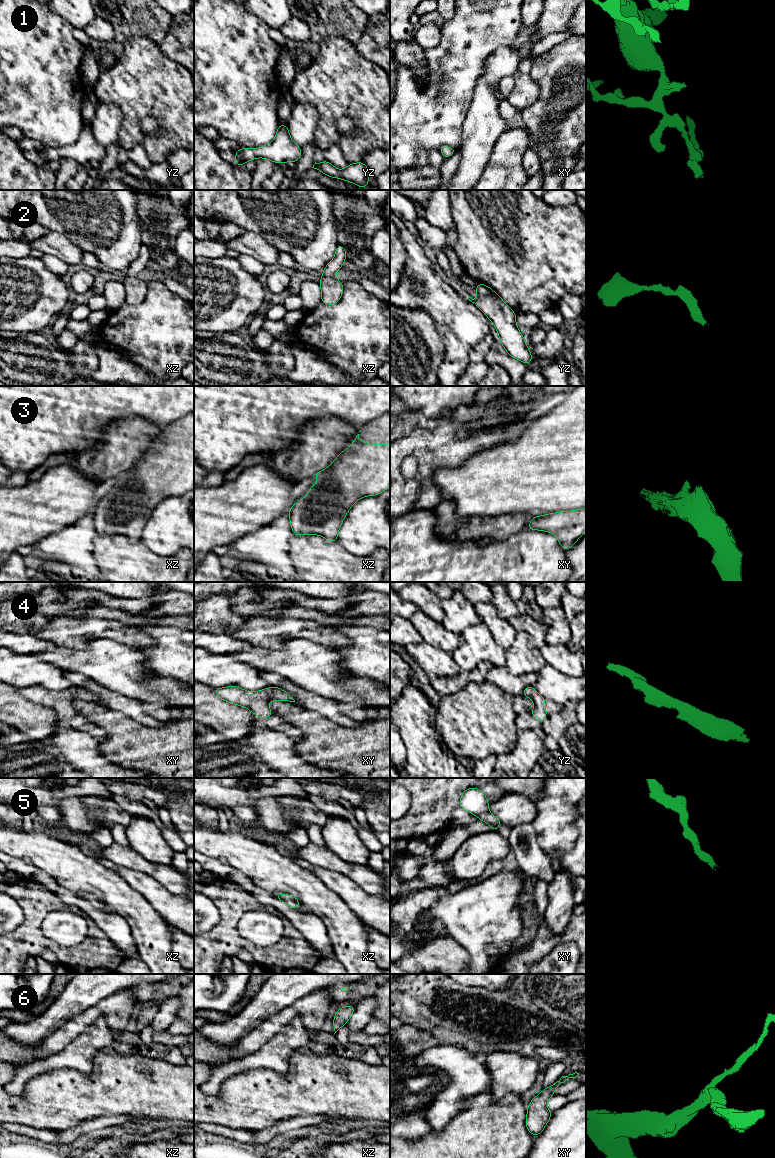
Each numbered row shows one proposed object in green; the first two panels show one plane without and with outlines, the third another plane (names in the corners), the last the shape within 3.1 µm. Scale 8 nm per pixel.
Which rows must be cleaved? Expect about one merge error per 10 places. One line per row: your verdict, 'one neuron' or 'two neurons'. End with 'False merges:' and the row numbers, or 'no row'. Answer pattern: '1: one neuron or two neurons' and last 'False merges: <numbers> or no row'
1: one neuron
2: one neuron
3: one neuron
4: one neuron
5: one neuron
6: one neuron
False merges: no row

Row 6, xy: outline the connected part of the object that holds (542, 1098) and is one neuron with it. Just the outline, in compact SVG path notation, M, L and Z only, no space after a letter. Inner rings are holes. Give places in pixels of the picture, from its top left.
M575 1072L568 1076L562 1076L554 1084L542 1090L535 1096L527 1107L526 1128L530 1134L538 1136L543 1132L544 1127L549 1122L552 1112L546 1107L548 1100L554 1095L555 1089L569 1078L576 1078L579 1073Z

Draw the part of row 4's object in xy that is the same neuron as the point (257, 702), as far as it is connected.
M234 685L224 688L215 688L213 691L218 698L231 704L245 707L254 715L264 719L274 715L268 706L269 701L278 700L295 702L295 700L286 691L274 686L257 692L249 692Z

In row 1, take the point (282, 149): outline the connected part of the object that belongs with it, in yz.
M279 124L276 137L270 144L255 149L244 147L235 151L235 165L242 167L246 162L256 158L269 159L276 164L290 161L296 163L301 155L302 150L292 141L288 126Z

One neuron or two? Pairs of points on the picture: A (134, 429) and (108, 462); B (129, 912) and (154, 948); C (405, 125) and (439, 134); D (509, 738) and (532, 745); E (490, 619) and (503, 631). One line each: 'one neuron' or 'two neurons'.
A: one neuron
B: one neuron
C: one neuron
D: two neurons
E: one neuron

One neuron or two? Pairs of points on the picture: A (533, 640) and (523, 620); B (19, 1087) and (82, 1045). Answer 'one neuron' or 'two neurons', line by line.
A: one neuron
B: one neuron

